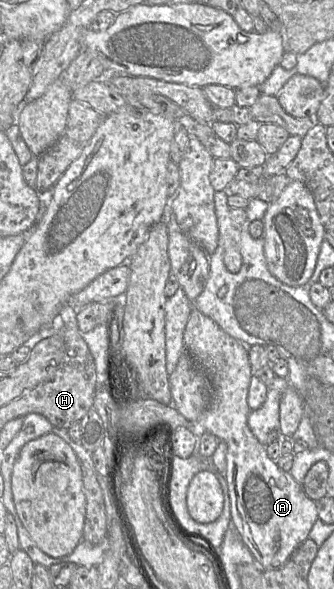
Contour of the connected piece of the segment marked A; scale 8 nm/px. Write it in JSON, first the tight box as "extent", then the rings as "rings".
{"extent":[184,308,318,570],"rings":[[[192,308],[184,331],[185,352],[210,385],[210,402],[196,424],[227,444],[226,471],[231,522],[243,543],[264,570],[282,566],[304,542],[318,519],[316,502],[311,500],[289,472],[278,467],[248,426],[251,409],[247,395],[253,369],[248,347],[227,334],[211,318]]]}

